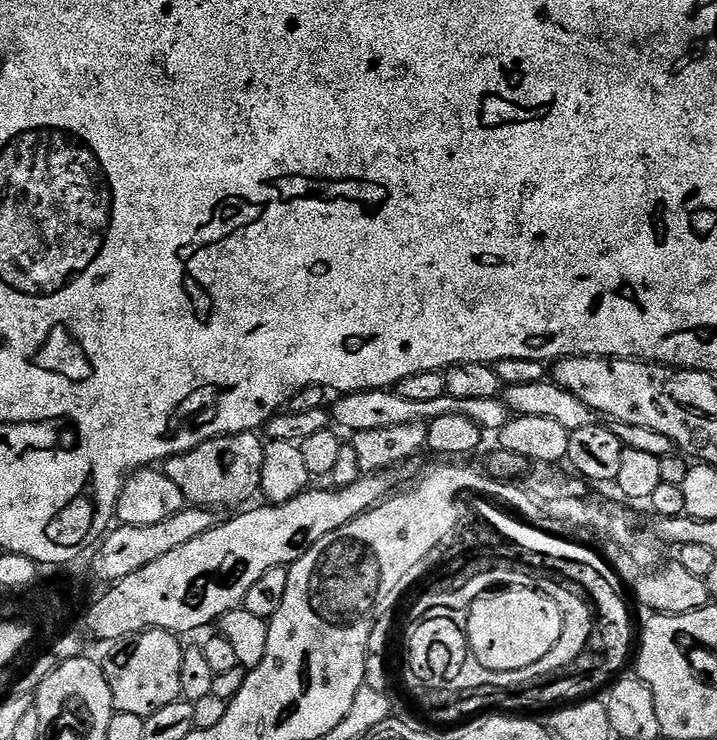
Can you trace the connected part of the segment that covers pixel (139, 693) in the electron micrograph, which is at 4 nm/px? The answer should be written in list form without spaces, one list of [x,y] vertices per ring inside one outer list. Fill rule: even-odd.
[[[148,628],[145,632],[135,632],[124,640],[117,640],[108,652],[108,661],[102,667],[112,691],[112,706],[117,712],[138,714],[145,717],[170,706],[181,699],[182,658],[185,645],[174,632],[161,628]]]

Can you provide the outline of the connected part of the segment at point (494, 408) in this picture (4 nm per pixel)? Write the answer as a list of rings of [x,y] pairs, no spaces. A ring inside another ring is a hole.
[[[379,388],[369,392],[349,392],[341,395],[337,400],[340,401],[336,405],[331,405],[330,418],[337,429],[345,428],[348,434],[355,434],[362,430],[386,430],[386,426],[406,426],[410,422],[419,420],[431,422],[445,417],[446,414],[462,414],[473,420],[485,433],[496,434],[507,426],[510,419],[508,407],[500,398],[495,400],[466,398],[463,400],[445,394],[434,402],[410,402],[410,398],[402,398],[402,394],[398,390]]]

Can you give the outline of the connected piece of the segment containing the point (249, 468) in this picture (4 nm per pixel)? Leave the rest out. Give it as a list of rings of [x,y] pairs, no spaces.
[[[256,432],[219,436],[194,450],[171,456],[163,461],[162,471],[178,490],[182,490],[189,505],[220,510],[225,504],[228,508],[239,509],[249,503],[247,500],[252,495],[260,492],[265,441],[258,437]]]

